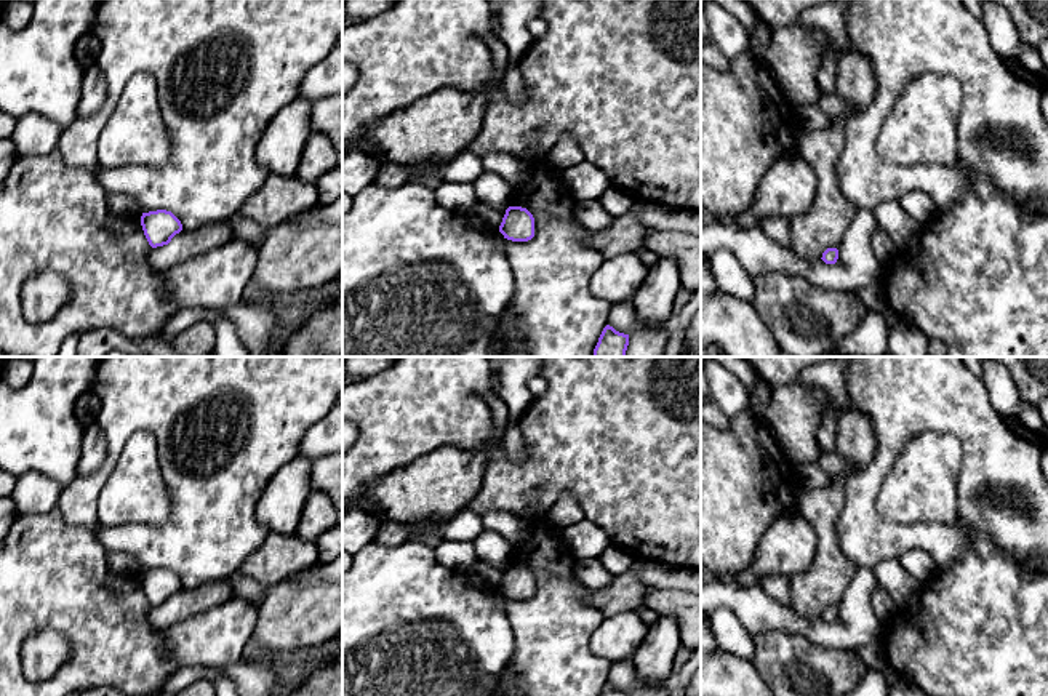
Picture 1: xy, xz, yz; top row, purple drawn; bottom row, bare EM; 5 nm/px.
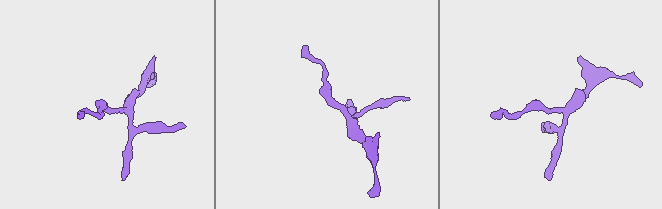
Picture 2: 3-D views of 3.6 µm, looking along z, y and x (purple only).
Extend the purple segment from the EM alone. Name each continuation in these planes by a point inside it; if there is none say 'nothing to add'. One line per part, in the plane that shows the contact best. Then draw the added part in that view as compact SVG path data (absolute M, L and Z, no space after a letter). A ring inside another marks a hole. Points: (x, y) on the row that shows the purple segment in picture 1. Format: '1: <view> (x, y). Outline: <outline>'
nothing to add

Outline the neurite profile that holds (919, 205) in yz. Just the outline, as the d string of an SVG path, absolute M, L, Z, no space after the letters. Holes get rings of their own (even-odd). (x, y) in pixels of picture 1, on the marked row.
M920 190L904 194L899 205L920 226L938 213L930 195Z

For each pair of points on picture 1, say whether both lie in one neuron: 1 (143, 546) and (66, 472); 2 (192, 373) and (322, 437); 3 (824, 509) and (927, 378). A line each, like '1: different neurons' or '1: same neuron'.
1: different neurons
2: different neurons
3: different neurons

